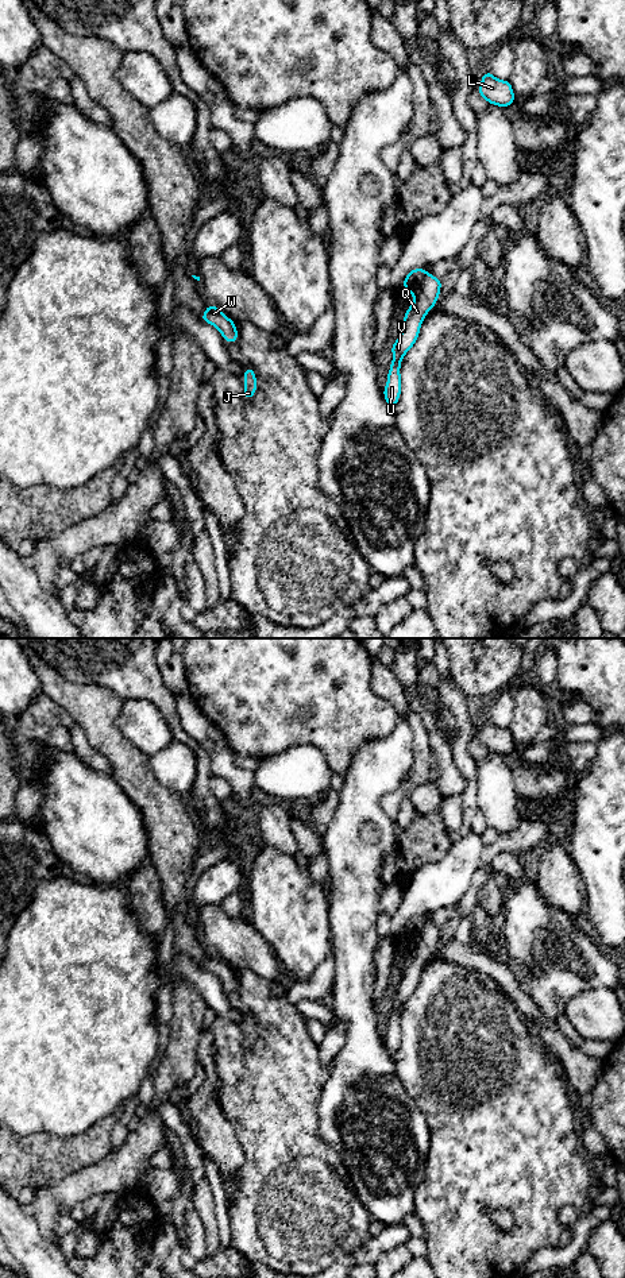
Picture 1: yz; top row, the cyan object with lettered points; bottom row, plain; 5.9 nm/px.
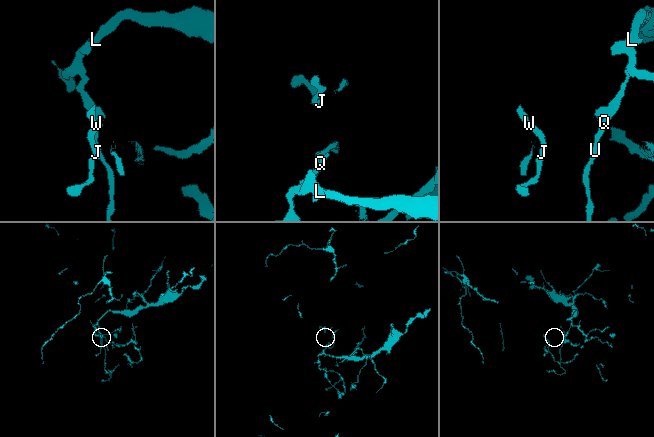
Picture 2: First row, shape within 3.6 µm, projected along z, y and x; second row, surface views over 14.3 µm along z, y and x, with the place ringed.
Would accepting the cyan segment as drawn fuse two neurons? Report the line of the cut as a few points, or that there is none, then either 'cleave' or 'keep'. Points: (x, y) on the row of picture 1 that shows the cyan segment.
yz (425, 271), (421, 280), (421, 289), (415, 296) | cleave

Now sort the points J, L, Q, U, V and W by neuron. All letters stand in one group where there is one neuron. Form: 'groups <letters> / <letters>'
groups J W / L Q U V

